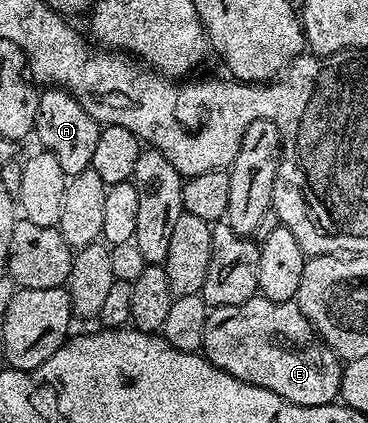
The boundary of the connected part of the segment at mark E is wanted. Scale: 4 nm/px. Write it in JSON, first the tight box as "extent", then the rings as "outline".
{"extent":[202,297,342,407],"outline":[[[257,297],[247,299],[240,307],[211,308],[202,354],[218,369],[250,385],[270,389],[299,407],[335,403],[340,394],[342,360],[325,345],[295,302],[279,303]]]}

